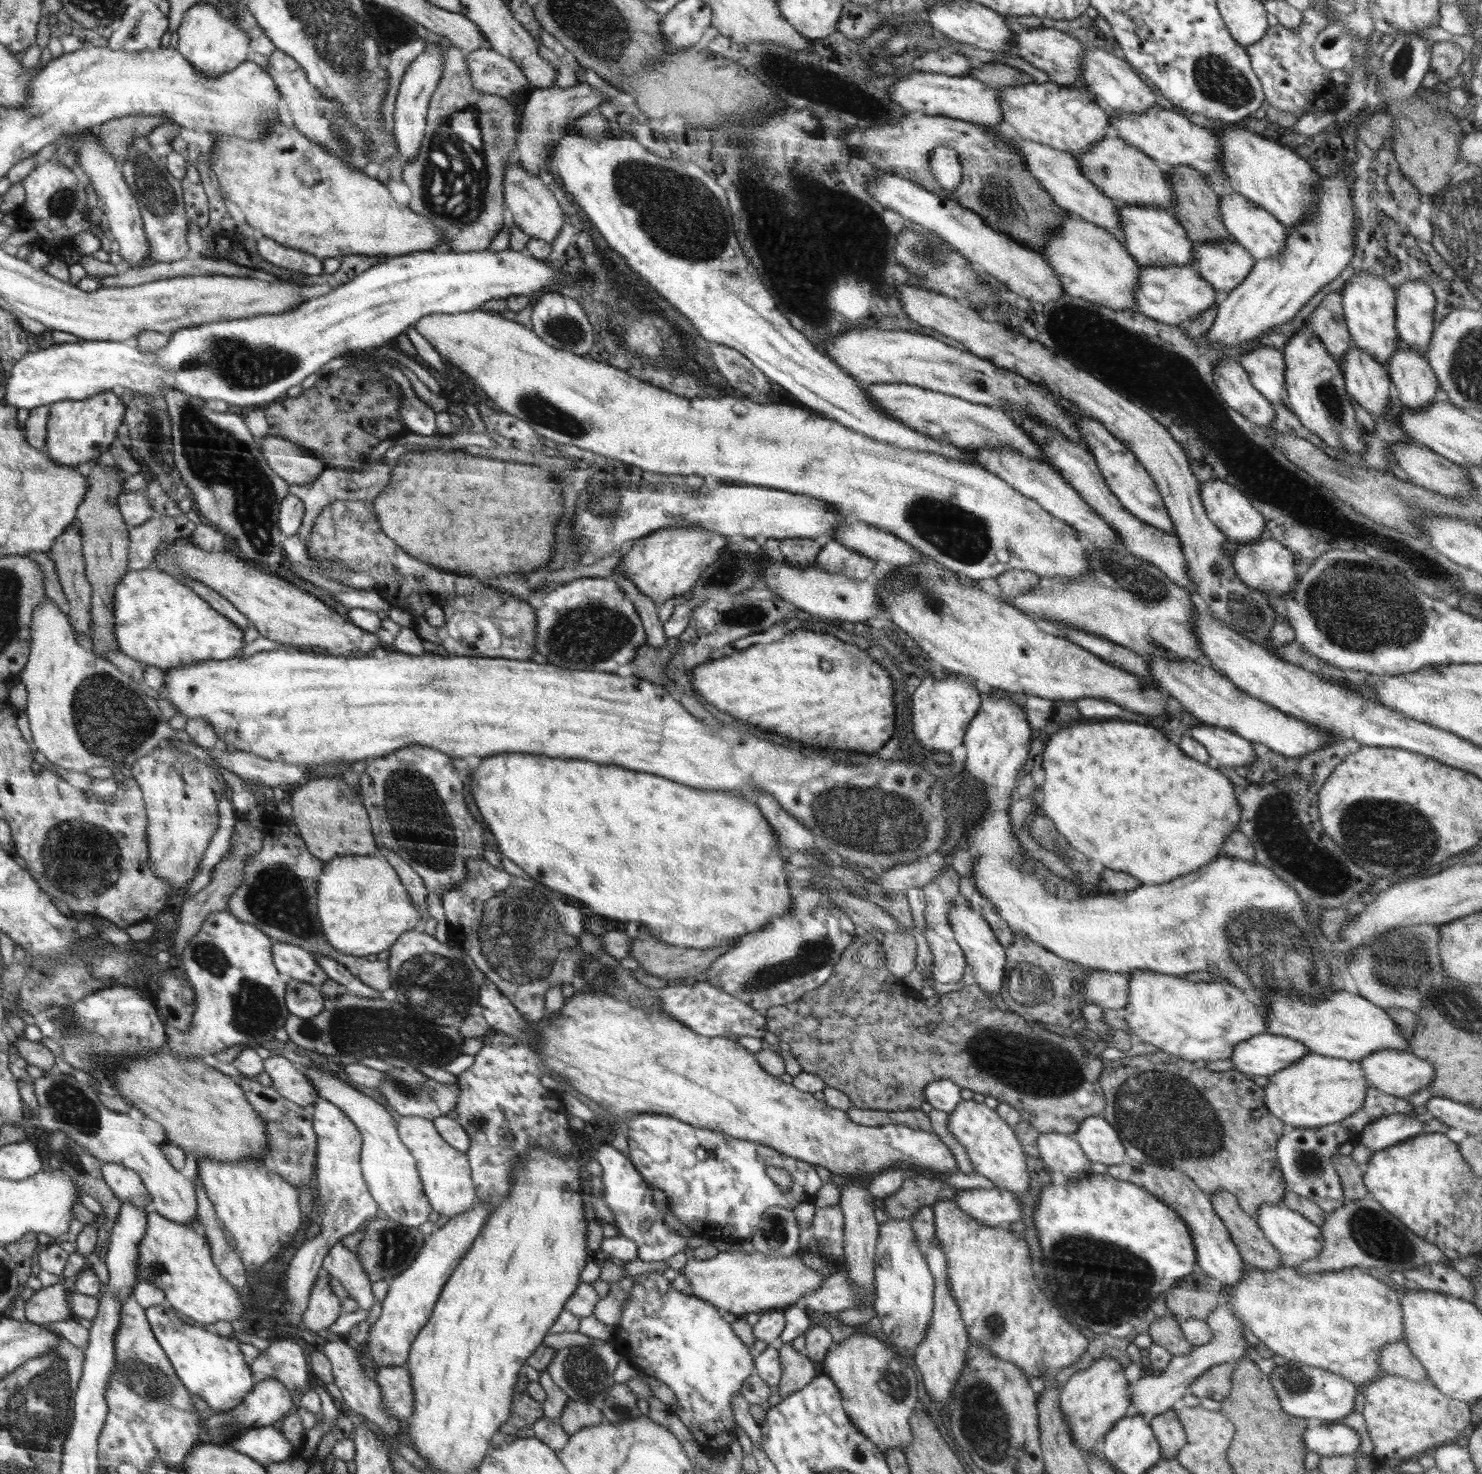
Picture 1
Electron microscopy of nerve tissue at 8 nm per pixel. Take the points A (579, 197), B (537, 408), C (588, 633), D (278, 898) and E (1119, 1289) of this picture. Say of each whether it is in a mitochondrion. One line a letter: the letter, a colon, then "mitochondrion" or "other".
A: other
B: mitochondrion
C: mitochondrion
D: mitochondrion
E: mitochondrion

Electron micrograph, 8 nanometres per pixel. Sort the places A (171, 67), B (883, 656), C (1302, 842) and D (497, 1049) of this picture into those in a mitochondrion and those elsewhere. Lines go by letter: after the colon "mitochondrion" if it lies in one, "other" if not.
A: other
B: other
C: mitochondrion
D: other

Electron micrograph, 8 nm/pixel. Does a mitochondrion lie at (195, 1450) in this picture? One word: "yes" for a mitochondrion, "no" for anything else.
no

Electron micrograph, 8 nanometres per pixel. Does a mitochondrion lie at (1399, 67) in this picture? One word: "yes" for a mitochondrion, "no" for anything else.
yes

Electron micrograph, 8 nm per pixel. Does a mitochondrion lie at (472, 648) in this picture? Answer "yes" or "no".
no

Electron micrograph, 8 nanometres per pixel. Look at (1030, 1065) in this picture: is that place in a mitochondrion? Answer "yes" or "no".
yes

